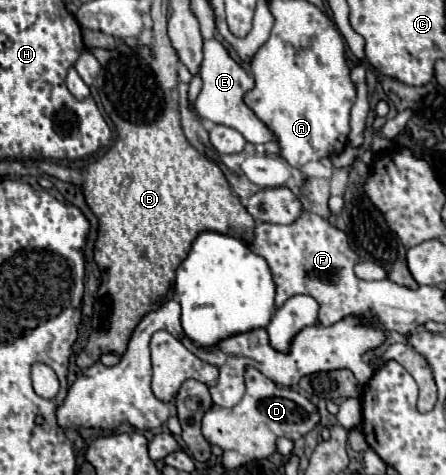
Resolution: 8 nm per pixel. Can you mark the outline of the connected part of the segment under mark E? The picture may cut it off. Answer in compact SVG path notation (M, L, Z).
M205 40L203 44L203 62L201 62L201 78L203 78L203 88L195 100L195 110L201 114L201 118L211 120L221 126L235 128L237 132L243 134L243 138L249 144L265 144L275 140L273 132L253 114L253 110L243 102L245 92L253 88L253 80L249 74L229 56L225 46L221 42Z

